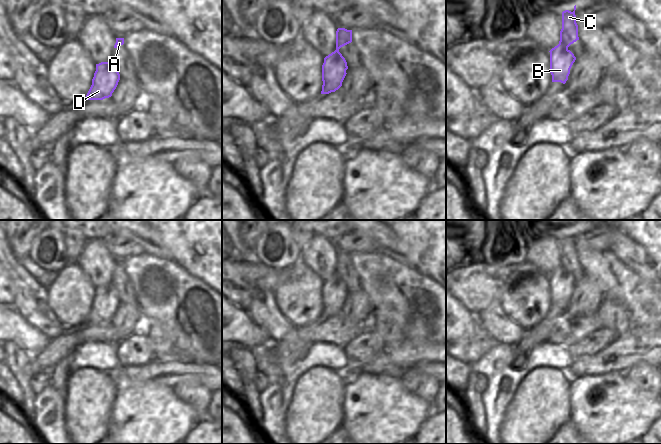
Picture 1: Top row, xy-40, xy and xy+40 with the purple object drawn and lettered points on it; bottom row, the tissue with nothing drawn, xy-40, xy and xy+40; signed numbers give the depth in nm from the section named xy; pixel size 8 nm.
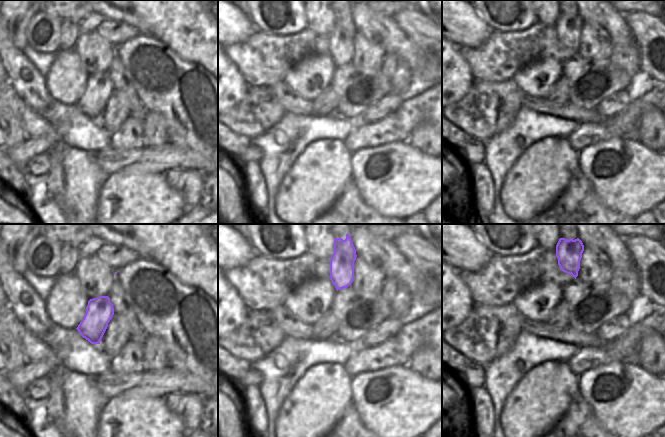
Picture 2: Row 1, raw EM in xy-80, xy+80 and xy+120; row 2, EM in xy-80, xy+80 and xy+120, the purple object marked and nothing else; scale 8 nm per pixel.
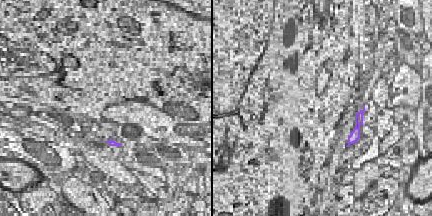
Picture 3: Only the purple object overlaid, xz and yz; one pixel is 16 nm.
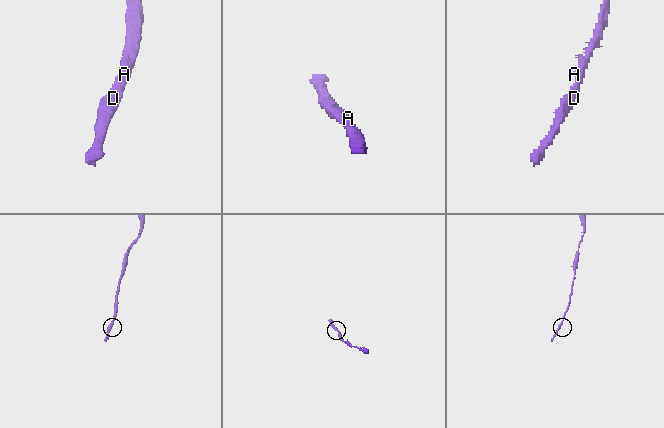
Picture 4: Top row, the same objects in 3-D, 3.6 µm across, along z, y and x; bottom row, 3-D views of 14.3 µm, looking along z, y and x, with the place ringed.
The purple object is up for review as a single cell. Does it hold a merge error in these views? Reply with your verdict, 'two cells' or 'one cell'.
one cell

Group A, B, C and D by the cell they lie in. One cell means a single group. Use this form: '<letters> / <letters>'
A B C D

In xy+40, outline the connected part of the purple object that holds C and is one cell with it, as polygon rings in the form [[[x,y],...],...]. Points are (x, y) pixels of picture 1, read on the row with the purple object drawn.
[[[576,5],[574,6],[573,12],[569,10],[562,12],[560,41],[557,46],[549,51],[552,82],[561,82],[565,84],[568,80],[570,69],[576,60],[574,54],[568,49],[571,44],[579,40],[575,10]]]

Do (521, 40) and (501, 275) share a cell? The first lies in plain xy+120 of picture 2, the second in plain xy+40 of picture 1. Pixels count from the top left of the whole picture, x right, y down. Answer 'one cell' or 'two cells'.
one cell

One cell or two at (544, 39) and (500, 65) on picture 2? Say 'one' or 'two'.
one

